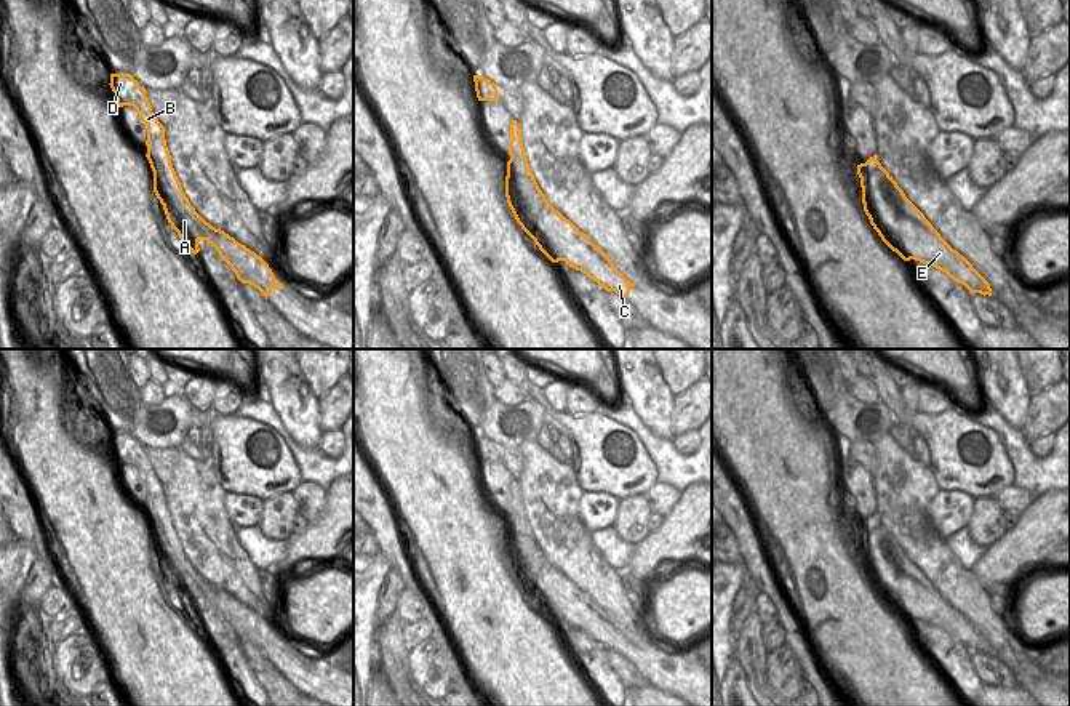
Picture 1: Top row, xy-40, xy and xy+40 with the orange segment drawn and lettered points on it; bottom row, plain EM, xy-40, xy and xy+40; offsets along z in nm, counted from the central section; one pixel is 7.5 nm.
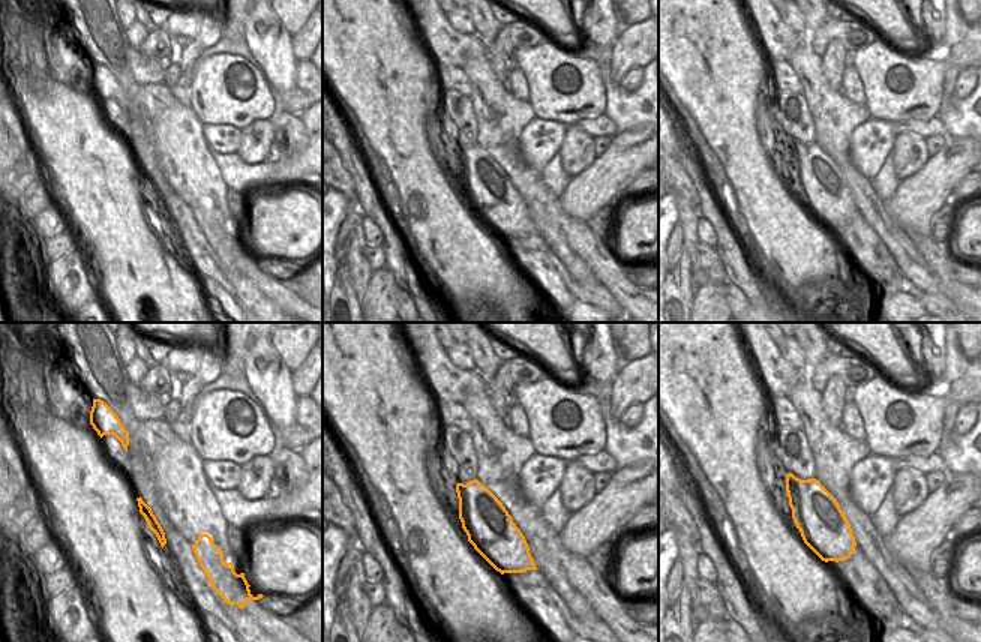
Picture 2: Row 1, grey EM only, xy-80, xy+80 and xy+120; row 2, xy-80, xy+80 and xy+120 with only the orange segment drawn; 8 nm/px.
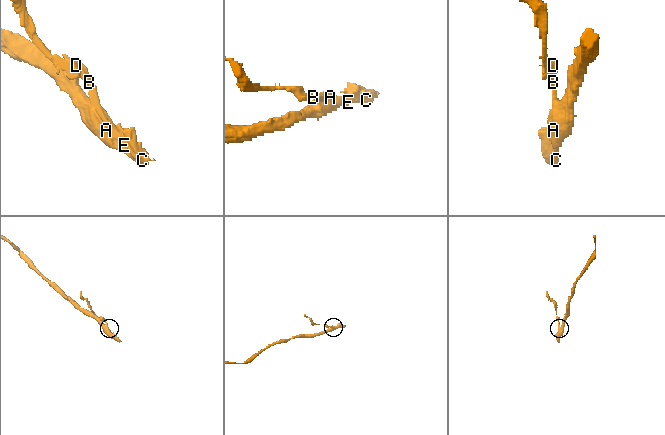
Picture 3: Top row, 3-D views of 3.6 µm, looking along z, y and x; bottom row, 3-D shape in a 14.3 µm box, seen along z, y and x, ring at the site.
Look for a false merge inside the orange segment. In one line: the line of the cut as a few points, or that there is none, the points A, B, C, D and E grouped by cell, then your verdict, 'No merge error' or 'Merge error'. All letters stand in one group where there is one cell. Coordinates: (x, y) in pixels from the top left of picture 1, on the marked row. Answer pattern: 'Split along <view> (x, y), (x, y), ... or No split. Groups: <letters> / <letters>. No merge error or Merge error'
Split along xy (507, 164), (519, 173), (528, 170). Groups: A C E / B D. Merge error.

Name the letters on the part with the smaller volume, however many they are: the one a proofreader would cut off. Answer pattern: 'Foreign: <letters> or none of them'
Foreign: B, D

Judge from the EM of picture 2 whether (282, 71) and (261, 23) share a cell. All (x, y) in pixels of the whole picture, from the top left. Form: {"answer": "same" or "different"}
{"answer": "same"}

